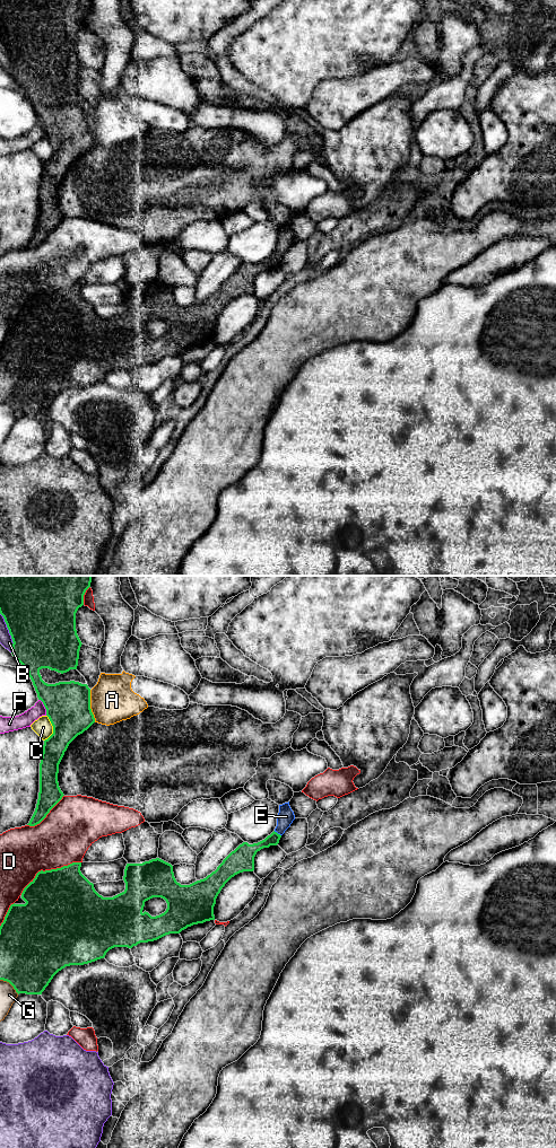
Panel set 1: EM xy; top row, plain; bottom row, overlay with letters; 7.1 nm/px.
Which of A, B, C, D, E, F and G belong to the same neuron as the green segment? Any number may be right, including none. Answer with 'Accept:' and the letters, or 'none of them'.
Accept: E

